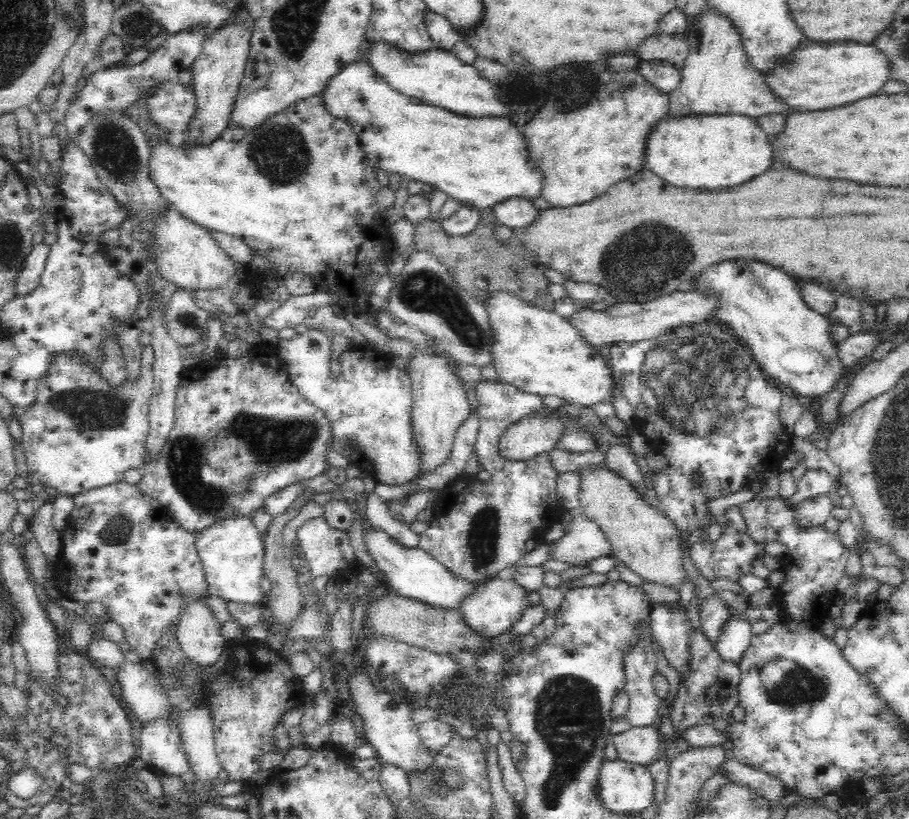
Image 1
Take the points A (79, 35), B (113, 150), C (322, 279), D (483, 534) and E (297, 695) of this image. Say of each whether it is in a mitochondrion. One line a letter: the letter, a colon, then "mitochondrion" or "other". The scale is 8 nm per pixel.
A: other
B: mitochondrion
C: other
D: mitochondrion
E: other

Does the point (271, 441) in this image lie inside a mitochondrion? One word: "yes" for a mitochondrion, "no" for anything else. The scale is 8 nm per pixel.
yes

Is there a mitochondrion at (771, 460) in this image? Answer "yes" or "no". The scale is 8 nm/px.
no

